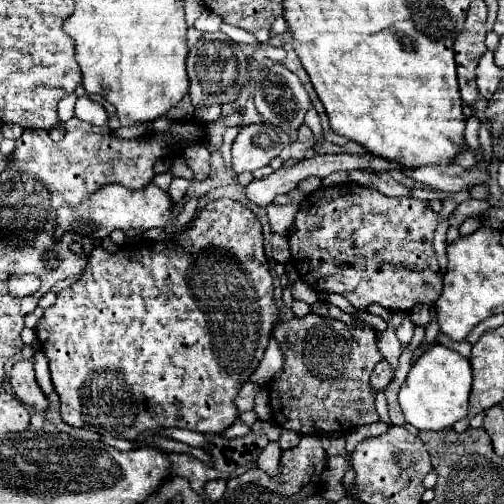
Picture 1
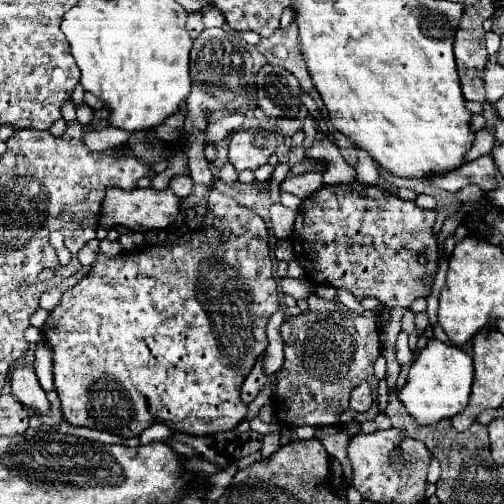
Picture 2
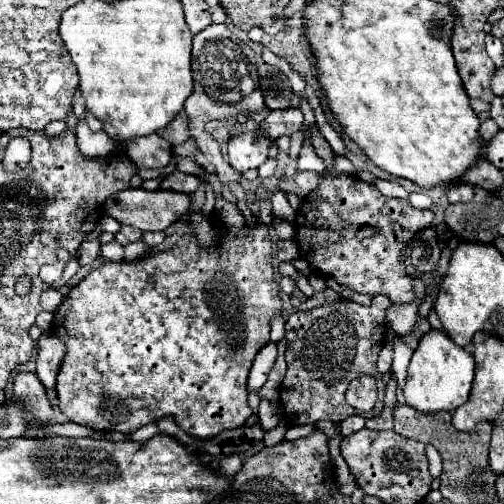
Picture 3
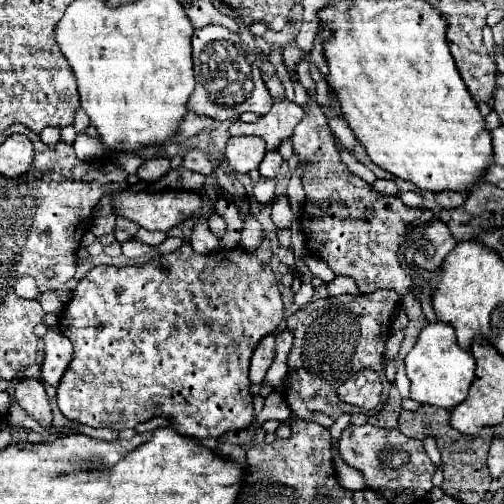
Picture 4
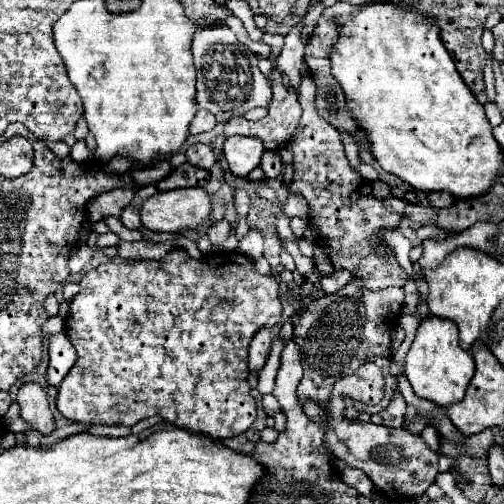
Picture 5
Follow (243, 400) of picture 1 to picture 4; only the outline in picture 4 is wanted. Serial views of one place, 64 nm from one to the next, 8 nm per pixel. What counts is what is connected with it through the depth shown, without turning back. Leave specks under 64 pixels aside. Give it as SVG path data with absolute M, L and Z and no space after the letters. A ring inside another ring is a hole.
M270 334L258 344L256 354L252 356L252 364L250 364L250 382L252 384L262 384L274 356L276 356L276 342L274 342L274 334Z

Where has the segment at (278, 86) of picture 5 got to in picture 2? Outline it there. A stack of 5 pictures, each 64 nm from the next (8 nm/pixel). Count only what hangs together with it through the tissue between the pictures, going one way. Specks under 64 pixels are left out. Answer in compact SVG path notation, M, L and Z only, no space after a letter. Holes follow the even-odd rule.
M276 120L276 124L278 124L278 134L294 136L302 126L302 120Z

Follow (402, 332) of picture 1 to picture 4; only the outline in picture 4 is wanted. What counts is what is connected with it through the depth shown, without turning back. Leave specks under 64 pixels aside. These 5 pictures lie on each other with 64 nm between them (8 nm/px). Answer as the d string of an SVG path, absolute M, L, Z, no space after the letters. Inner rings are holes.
M398 362L398 370L396 370L396 380L394 380L396 388L400 390L400 396L402 398L408 398L408 386L410 386L410 380L406 376L406 370L404 370L404 362Z

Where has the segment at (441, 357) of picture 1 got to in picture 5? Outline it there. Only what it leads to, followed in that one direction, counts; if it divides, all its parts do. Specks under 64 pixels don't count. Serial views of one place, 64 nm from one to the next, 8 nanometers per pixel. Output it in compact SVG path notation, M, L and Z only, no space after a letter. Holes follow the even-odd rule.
M426 318L418 330L416 338L406 354L406 368L412 390L418 398L430 400L436 406L450 406L464 398L466 388L474 376L474 358L458 346L458 328L454 322L444 318Z

